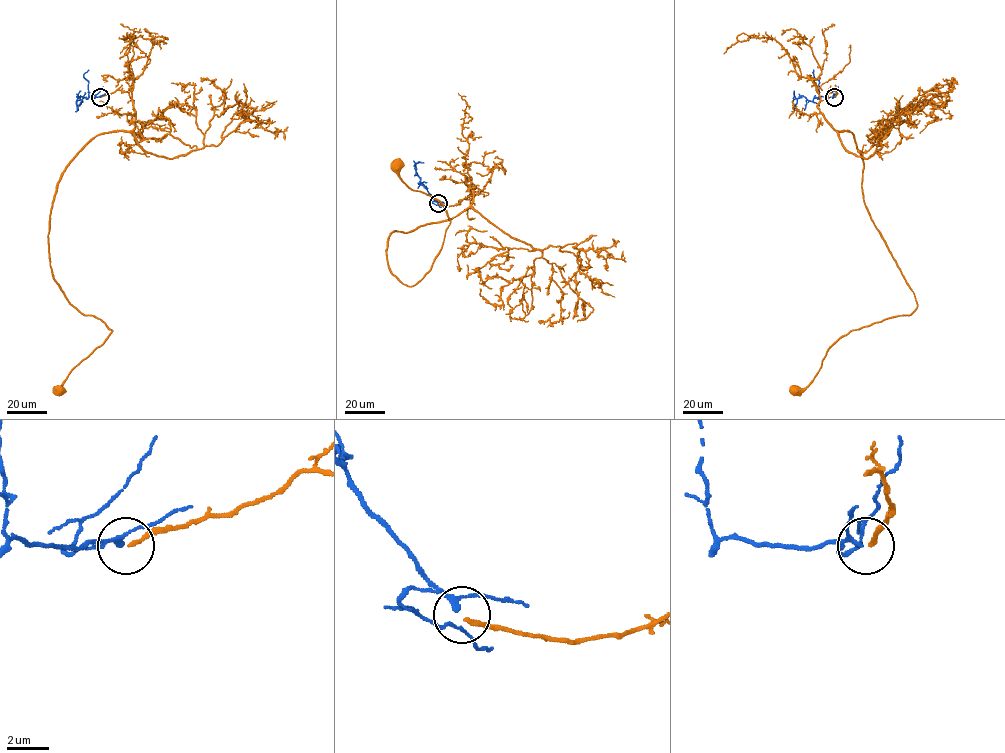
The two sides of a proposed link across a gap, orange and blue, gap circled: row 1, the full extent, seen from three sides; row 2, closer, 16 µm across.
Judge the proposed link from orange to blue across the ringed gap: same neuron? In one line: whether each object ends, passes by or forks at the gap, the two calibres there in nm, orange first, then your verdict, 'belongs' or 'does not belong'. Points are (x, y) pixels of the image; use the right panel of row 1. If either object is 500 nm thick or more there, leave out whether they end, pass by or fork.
orange ends there; blue passes by; 190 nm thick on the orange side, 170 nm on the other; belongs

